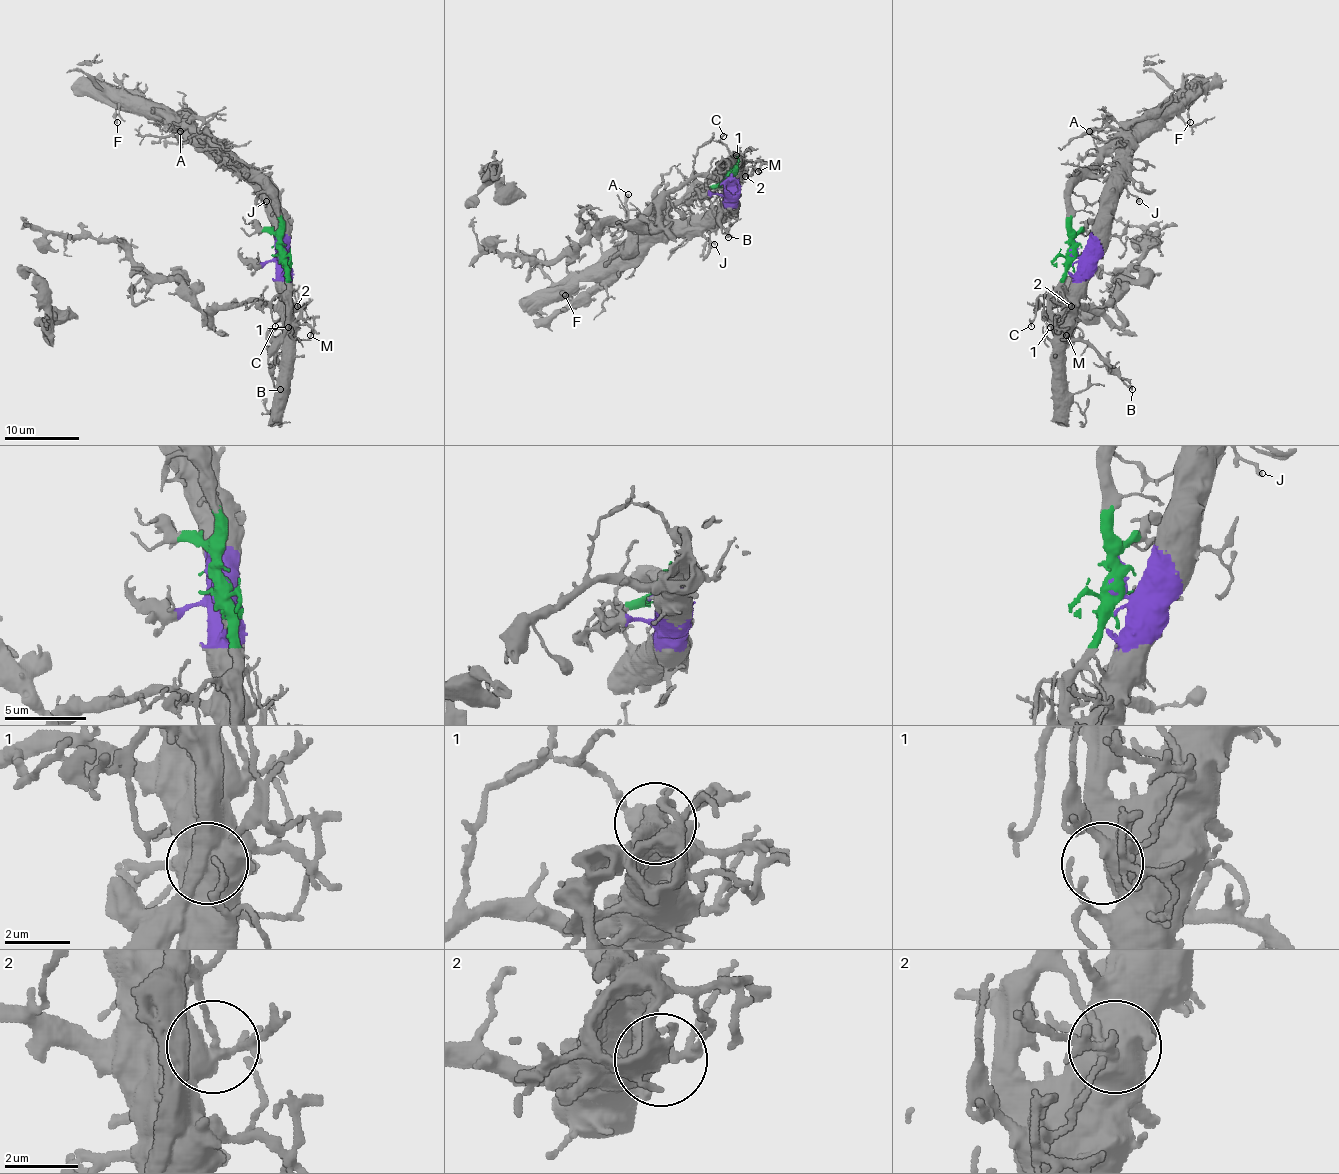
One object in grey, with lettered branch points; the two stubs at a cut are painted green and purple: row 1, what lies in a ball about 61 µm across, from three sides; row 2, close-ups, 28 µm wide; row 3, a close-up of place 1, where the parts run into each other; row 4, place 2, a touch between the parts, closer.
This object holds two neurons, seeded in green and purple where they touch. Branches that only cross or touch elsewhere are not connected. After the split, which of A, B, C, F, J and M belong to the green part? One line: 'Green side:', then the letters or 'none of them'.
Green side: B, C

